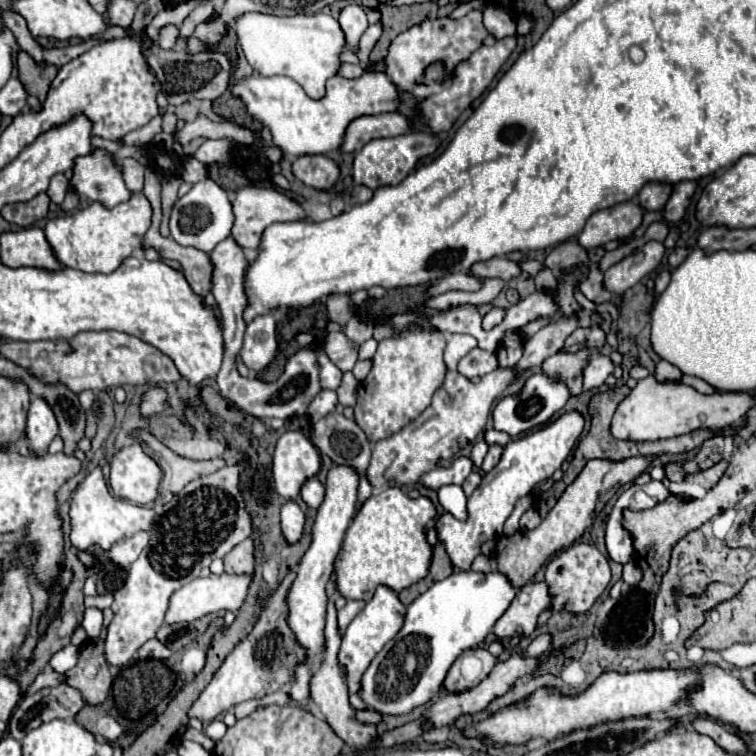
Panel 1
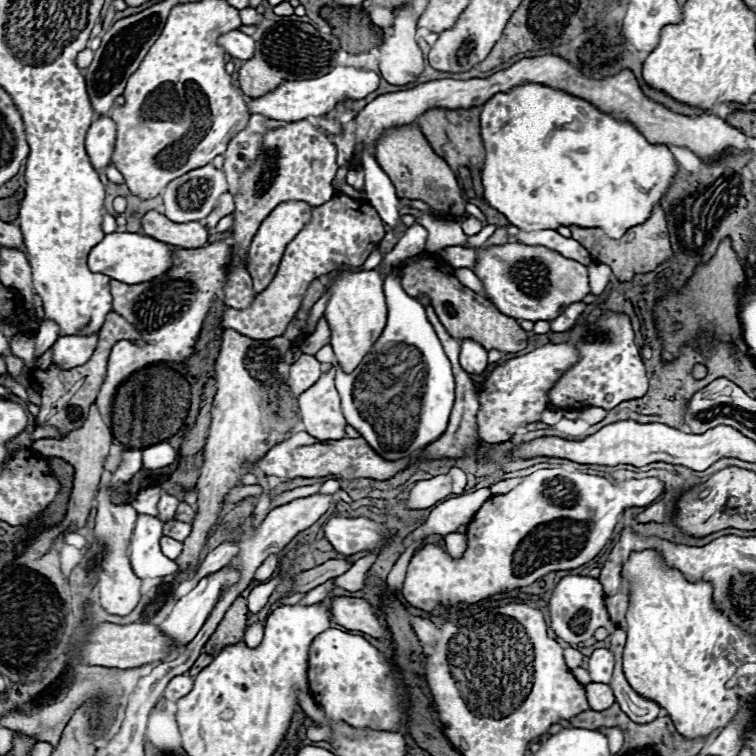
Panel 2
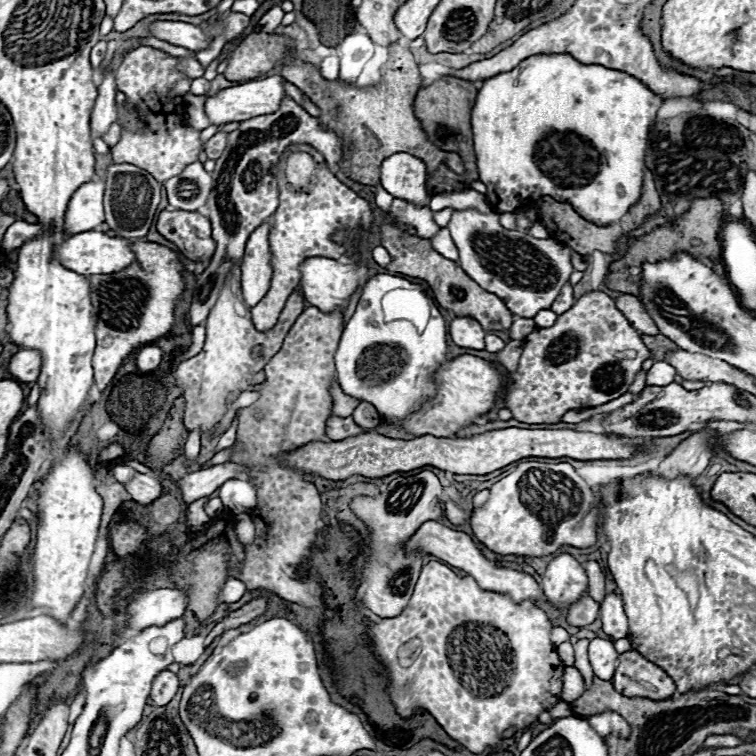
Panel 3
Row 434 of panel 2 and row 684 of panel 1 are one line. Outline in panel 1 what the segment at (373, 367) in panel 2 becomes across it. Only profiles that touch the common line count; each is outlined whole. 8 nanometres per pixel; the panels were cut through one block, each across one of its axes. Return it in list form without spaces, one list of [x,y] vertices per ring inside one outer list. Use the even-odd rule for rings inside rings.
[[[492,568],[488,574],[474,572],[474,570],[462,570],[456,574],[450,574],[448,578],[436,582],[434,586],[430,586],[428,592],[418,596],[408,606],[402,630],[398,632],[396,638],[392,638],[376,654],[376,658],[370,662],[368,670],[364,672],[362,682],[360,682],[360,688],[362,688],[360,698],[364,700],[364,704],[380,714],[408,714],[412,708],[434,698],[438,694],[438,690],[442,688],[444,676],[446,676],[448,668],[452,666],[452,662],[464,650],[474,648],[480,642],[484,642],[484,638],[490,634],[496,620],[506,612],[506,608],[510,606],[514,596],[516,596],[516,588],[496,568]]]

